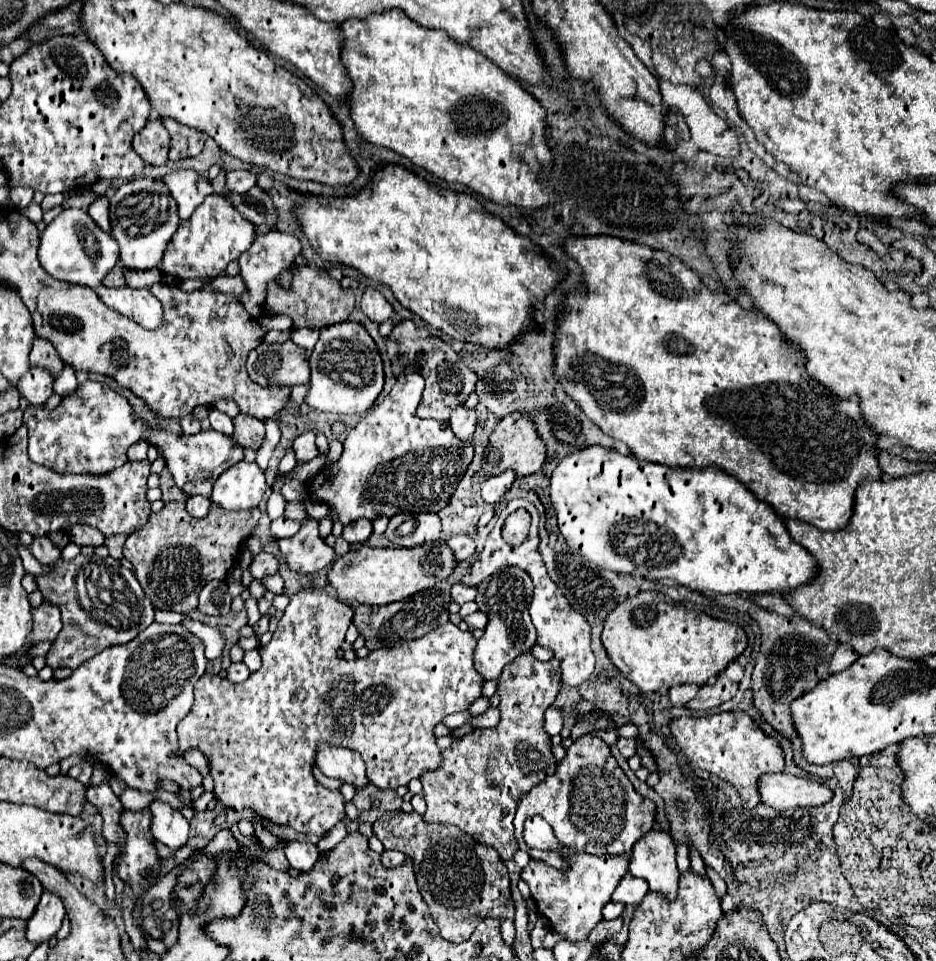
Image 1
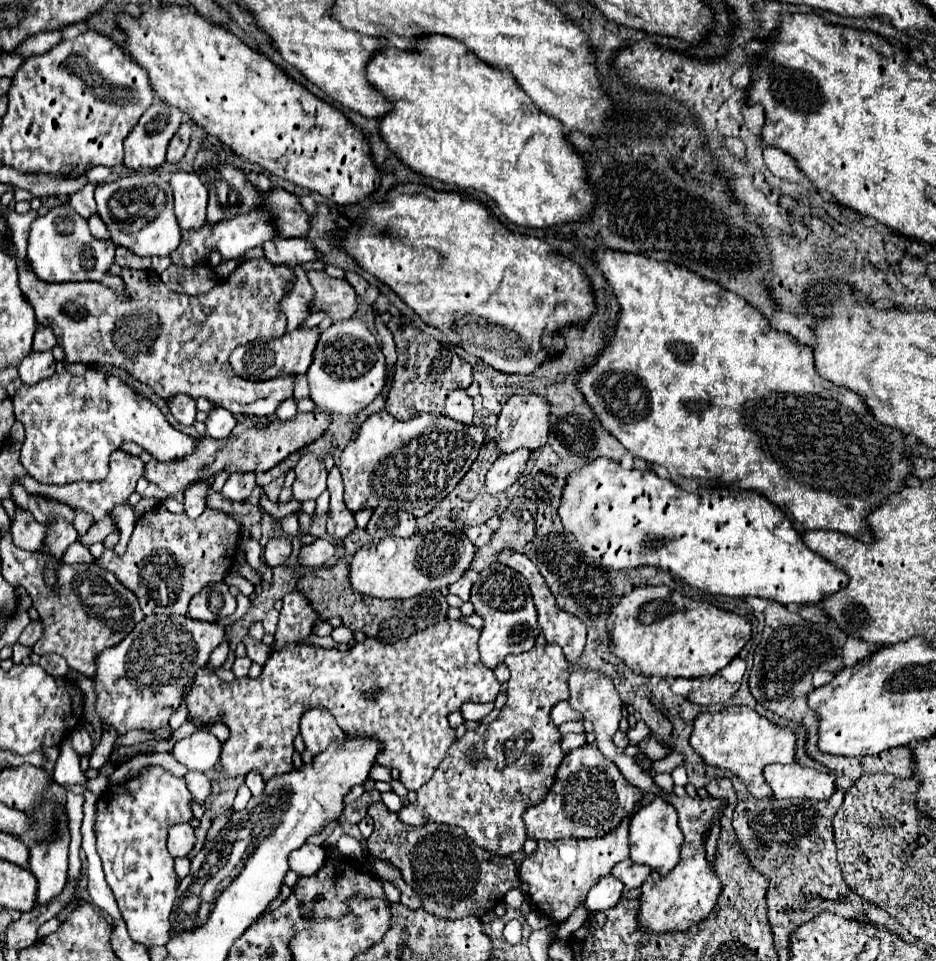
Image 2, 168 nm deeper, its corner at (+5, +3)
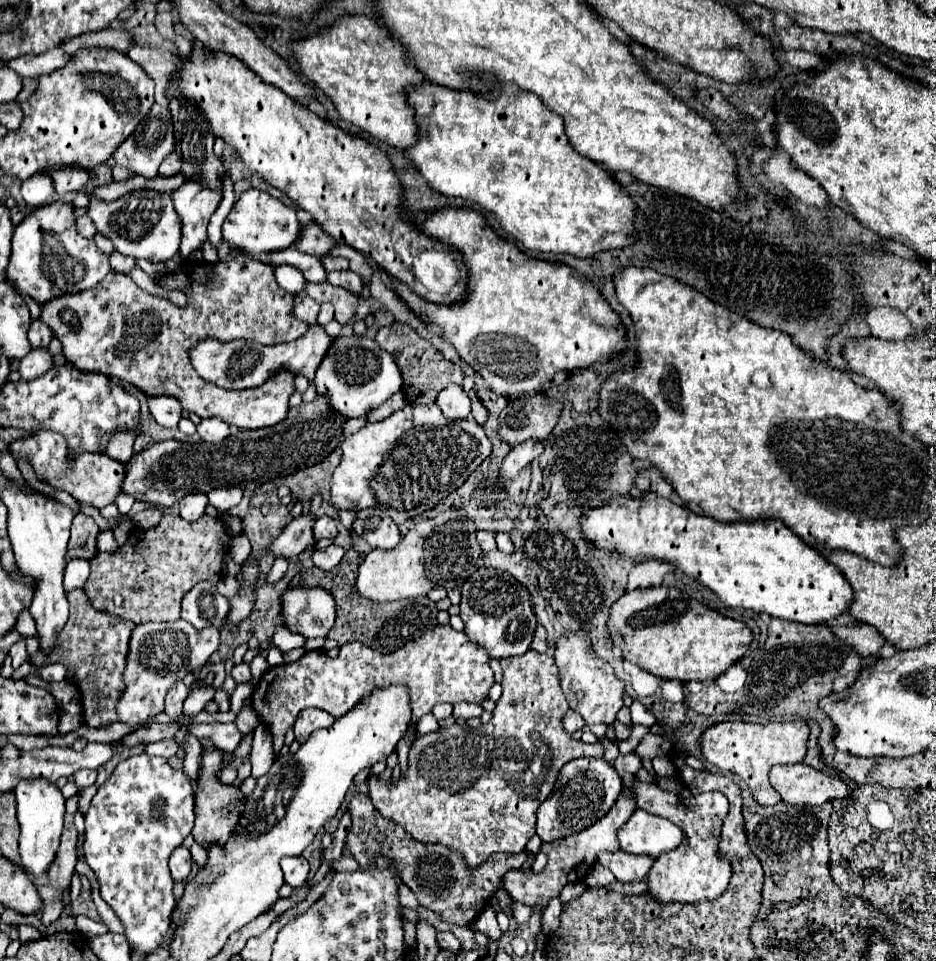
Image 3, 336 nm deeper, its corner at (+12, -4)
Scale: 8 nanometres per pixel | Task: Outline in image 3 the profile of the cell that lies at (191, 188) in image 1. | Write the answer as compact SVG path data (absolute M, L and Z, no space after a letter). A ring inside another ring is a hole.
M186 181L182 187L172 191L174 209L182 221L180 253L184 259L206 241L206 225L220 205L220 199L222 195L216 195L216 191L210 191L194 181Z

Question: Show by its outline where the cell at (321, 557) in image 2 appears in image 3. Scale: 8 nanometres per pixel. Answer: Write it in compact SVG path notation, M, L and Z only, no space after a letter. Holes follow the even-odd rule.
M330 545L326 547L324 551L314 551L312 553L312 561L318 569L332 569L340 563L340 559L344 557L344 549L342 547L336 547L336 545Z

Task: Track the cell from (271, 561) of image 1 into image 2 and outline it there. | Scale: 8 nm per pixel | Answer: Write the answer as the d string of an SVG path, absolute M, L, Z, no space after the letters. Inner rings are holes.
M275 536L265 546L265 562L271 568L273 566L279 566L279 564L283 564L291 556L291 552L293 552L291 542L285 536Z

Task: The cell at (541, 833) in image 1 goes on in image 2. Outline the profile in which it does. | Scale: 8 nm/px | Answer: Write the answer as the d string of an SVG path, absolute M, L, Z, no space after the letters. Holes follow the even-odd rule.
M623 820L615 832L595 840L539 840L535 854L523 860L519 874L521 880L529 884L529 896L535 908L549 916L551 922L565 922L569 914L585 900L589 888L597 882L597 878L611 872L611 868L629 858L629 842L627 842L629 820Z

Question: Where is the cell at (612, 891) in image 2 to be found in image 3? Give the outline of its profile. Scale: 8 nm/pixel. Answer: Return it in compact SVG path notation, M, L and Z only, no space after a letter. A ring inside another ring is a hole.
M598 863L588 871L588 875L584 877L584 883L588 887L608 887L610 883L614 883L614 875L606 869L606 867L600 867Z

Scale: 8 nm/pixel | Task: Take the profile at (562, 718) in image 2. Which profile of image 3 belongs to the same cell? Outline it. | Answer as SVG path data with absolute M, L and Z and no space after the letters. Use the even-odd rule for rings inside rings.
M568 711L564 715L564 731L566 733L574 733L574 731L580 731L584 727L584 721L580 719L580 715L576 715L576 711Z

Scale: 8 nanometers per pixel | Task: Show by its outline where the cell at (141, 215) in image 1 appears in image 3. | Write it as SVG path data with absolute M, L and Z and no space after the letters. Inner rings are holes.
M138 189L138 191L128 191L126 195L114 201L92 197L86 215L94 221L98 233L110 239L114 249L124 255L148 261L168 261L172 259L172 255L178 253L180 219L176 219L176 211L172 207L172 199L168 193Z

